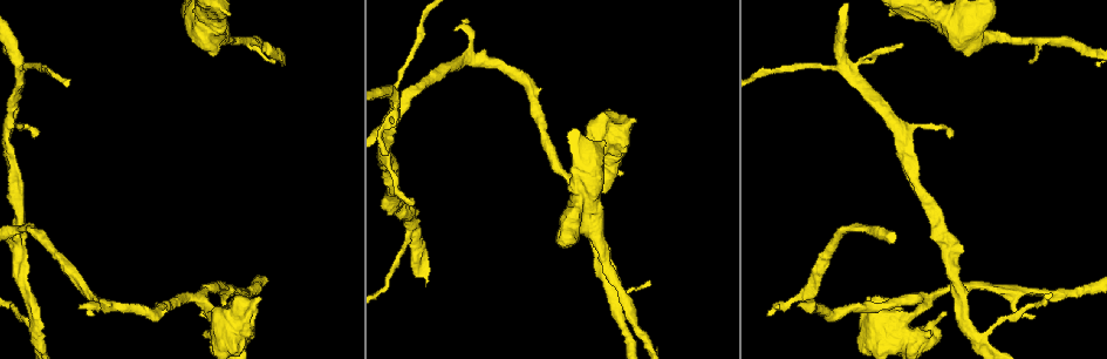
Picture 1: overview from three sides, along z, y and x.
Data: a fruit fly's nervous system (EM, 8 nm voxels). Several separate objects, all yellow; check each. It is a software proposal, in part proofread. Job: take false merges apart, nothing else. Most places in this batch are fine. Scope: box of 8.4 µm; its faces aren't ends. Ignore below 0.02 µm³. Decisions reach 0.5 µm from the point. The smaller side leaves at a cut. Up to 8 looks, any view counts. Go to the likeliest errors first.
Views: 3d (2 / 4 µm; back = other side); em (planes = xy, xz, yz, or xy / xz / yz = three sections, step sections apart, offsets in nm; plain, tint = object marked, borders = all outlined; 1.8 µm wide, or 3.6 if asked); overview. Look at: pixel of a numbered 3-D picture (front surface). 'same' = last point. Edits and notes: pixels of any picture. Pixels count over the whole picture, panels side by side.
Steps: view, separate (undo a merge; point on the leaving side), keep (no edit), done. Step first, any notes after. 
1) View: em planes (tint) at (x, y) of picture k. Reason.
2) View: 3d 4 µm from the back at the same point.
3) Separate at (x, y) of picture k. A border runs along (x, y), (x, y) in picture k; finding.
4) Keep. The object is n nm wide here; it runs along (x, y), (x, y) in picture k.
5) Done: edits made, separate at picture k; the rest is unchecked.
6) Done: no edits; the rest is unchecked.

View: 3d 2 µm from the back at (928, 300) of picture 1.

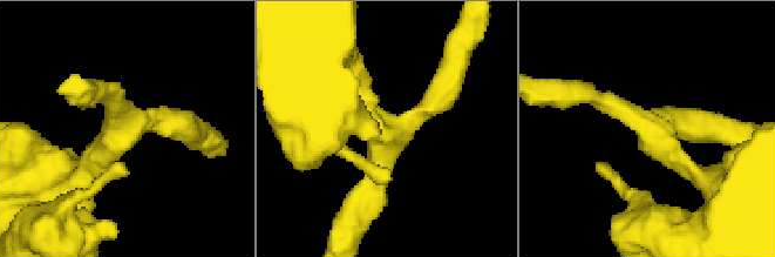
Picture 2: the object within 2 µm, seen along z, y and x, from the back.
View: em planes (plain) at (383, 130) of picture 2. 3 arms meet here; the arms are 190, 220, 320 nm wide.

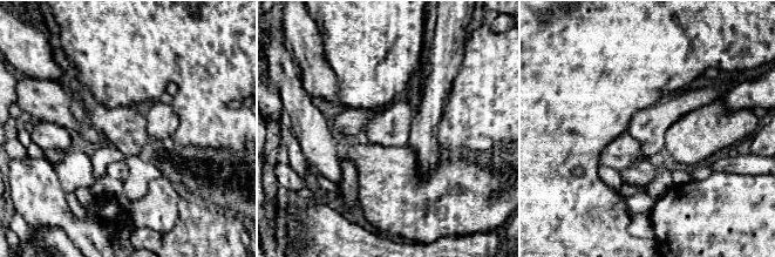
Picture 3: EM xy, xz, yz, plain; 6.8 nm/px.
View: em planes (tint) at the same point. With the object marked.

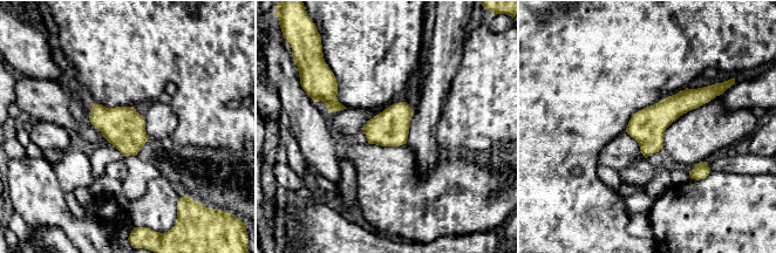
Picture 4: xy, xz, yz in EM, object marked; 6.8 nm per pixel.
Keep. All the same neuron.

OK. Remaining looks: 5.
View: 3d 2 µm at (395, 94) of picture 1.

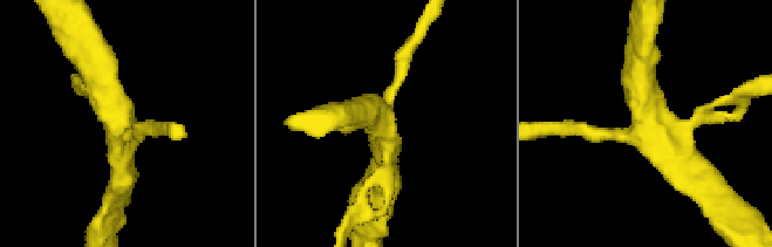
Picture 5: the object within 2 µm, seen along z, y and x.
View: em planes (tint) at (651, 134) of picture 5. Shape alone is not enough.

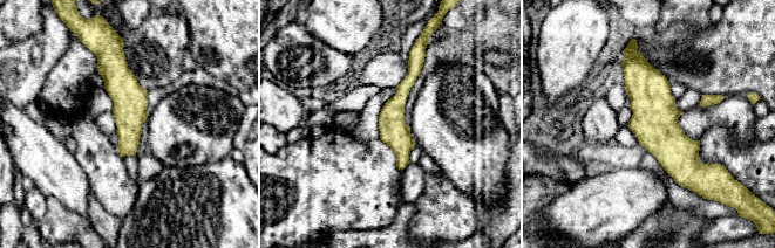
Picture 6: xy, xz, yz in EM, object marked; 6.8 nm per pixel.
Keep. It runs along (636, 55), (655, 128), (687, 184) in picture 6; continuous, no second neuron.

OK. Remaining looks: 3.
View: em planes (tint) at (976, 338) of picture 1. Sharp bend.

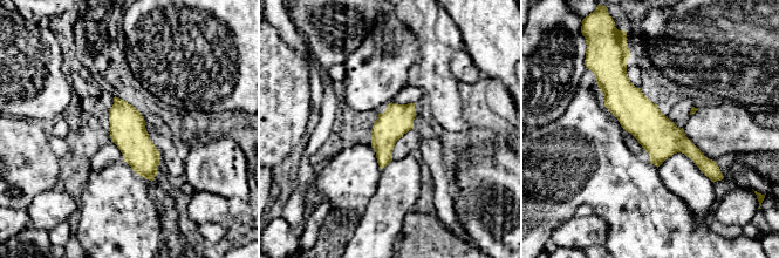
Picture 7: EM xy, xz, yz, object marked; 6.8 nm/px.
Keep. It runs along (616, 70), (616, 87), (708, 172) in picture 7; all the same neuron.

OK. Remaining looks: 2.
Done: no edits; the rest is unchecked.

